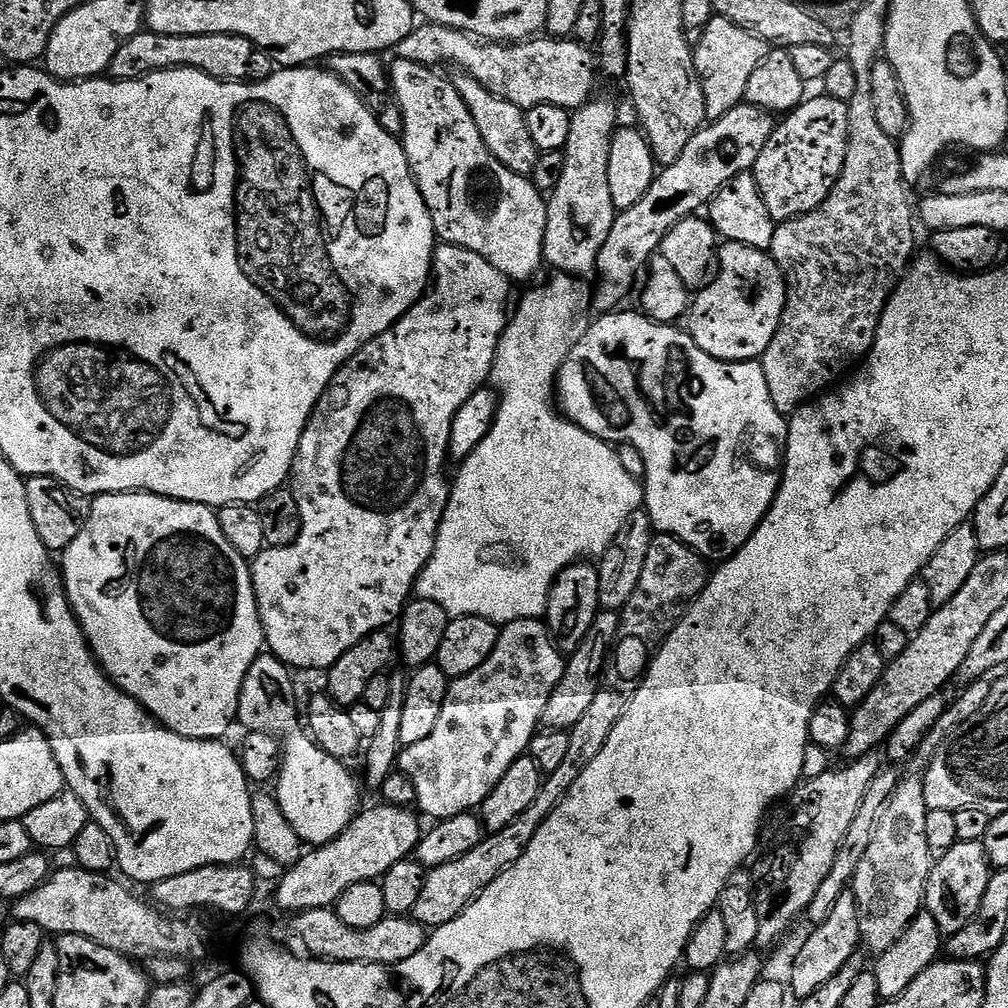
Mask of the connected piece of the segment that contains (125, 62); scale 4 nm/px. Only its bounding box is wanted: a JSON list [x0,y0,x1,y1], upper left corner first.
[107,30,274,82]

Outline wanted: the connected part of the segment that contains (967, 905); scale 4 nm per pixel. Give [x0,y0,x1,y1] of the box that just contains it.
[924,840,992,937]

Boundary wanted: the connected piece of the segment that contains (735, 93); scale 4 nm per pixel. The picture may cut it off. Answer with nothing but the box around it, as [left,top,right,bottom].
[694,15,770,122]

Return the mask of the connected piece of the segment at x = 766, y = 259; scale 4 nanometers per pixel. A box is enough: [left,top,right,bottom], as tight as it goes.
[686,240,788,360]

